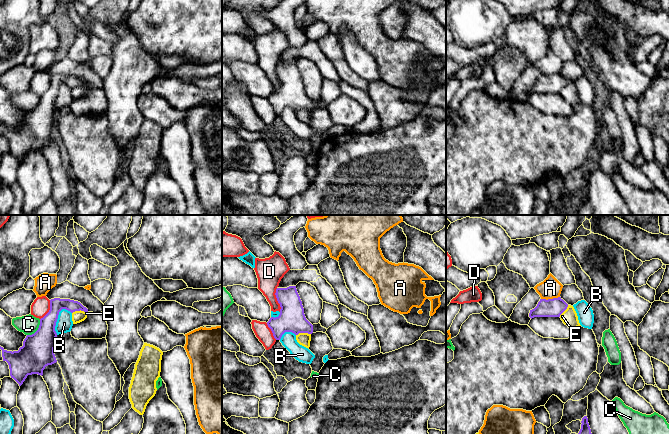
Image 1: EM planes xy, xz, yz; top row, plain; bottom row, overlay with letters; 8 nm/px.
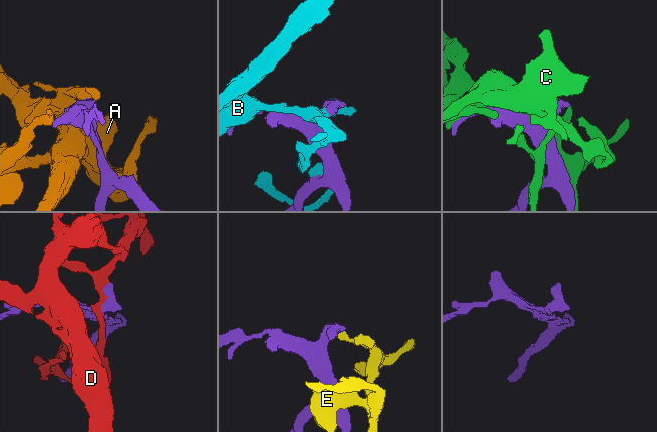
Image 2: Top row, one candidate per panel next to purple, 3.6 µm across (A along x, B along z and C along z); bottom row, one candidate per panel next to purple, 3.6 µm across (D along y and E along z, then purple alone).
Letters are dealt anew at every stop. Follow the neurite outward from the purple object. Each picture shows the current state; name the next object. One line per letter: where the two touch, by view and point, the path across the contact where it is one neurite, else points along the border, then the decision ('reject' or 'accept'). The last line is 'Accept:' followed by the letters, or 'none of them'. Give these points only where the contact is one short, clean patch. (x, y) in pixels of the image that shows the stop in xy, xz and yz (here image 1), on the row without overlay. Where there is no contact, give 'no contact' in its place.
A: meets purple in yz at (550, 75); border along yz (559, 72), (541, 75); reject
B: meets purple in xy at (56, 96); reject
C: meets purple in xy at (38, 105); reject
D: meets purple in xz at (277, 76); reject
E: meets purple in xy at (79, 86); border along xy (87, 87), (80, 86), (72, 89); reject
Accept: none of them

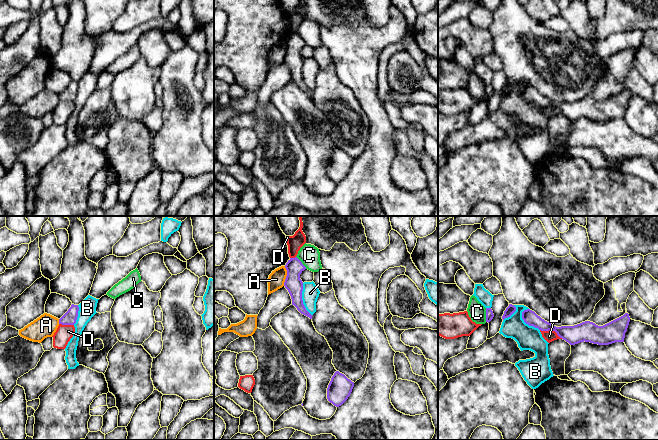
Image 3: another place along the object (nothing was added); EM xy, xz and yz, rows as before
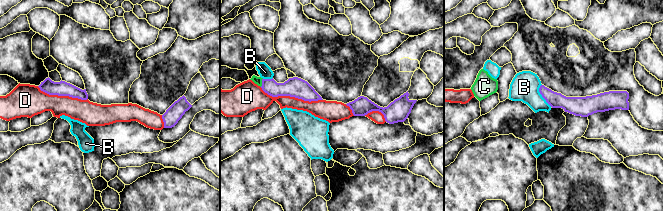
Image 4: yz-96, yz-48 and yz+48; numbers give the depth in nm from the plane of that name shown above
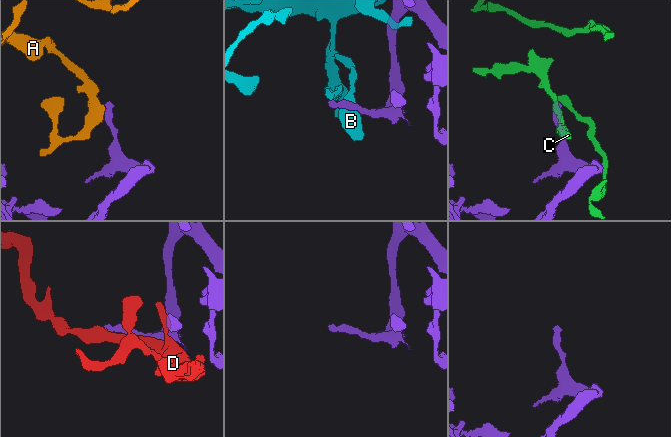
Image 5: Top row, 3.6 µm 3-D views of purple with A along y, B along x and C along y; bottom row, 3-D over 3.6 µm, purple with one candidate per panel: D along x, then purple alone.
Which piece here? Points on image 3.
A: meets purple in xz at (286, 52); border along xz (285, 42), (286, 54), (283, 61); reject
B: meets purple in xz at (301, 75); reject
C: meets purple in yz at (486, 91); reject
D: meets purple in yz at (551, 105); reject
Accept: none of them

